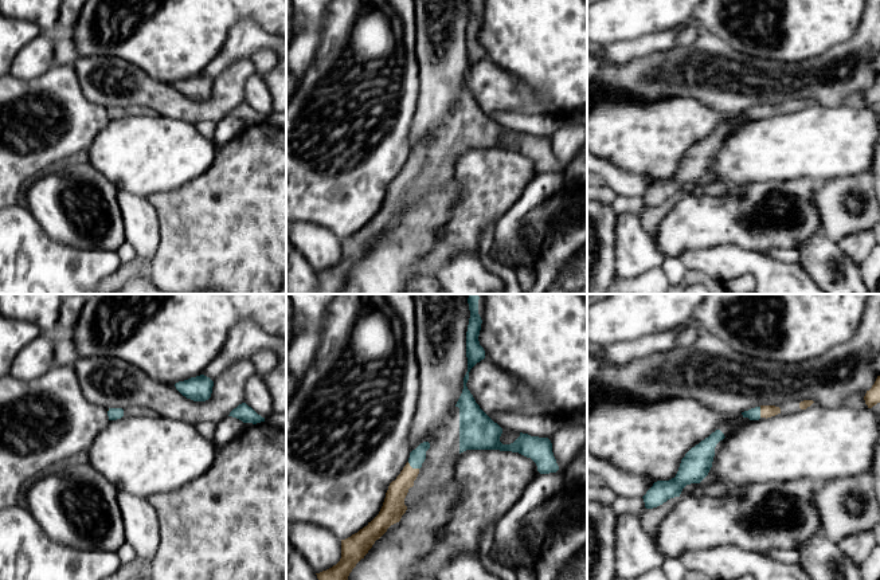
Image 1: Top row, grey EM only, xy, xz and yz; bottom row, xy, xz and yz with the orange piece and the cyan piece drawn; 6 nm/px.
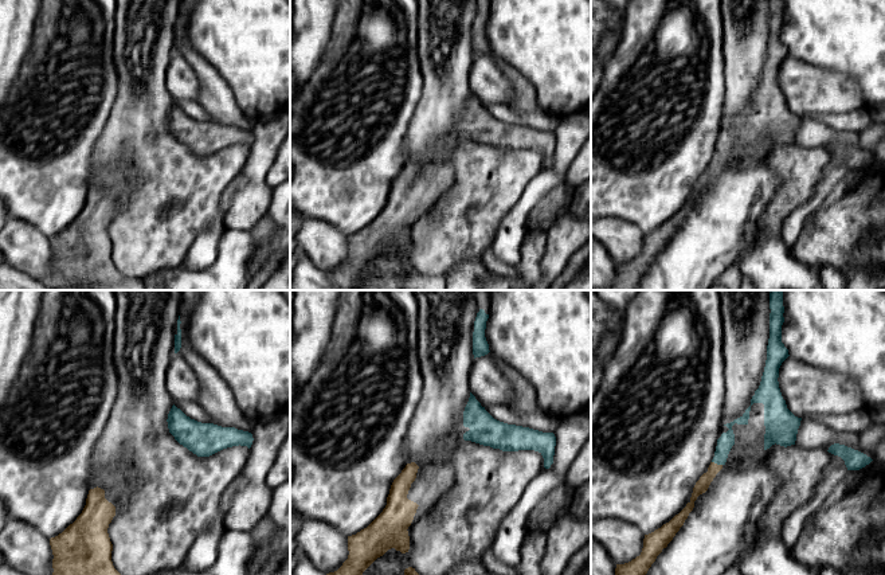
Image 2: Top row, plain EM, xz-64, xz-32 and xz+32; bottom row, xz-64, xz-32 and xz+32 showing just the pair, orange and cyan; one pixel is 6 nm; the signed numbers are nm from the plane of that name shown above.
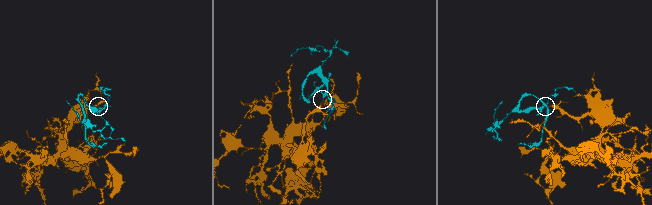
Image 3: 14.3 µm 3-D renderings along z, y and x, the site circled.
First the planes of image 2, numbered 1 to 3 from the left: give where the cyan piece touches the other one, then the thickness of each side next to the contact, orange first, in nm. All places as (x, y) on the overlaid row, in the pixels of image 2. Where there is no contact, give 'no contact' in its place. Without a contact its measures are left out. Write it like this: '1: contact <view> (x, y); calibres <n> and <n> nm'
1: no contact
2: no contact
3: contact xz+32 (716, 464); calibres 80 and 100 nm

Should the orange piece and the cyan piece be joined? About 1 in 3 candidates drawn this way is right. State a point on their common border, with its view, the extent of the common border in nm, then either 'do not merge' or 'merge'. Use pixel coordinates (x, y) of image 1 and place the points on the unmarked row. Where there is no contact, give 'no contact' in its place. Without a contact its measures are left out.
meets orange in xz at (411, 167); contact 80 nm long; merge

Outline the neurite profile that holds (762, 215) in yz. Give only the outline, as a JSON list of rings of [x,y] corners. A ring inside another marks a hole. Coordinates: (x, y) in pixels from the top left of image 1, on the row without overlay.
[[[798,179],[730,185],[721,197],[683,193],[654,232],[657,248],[665,258],[678,258],[688,250],[721,244],[756,252],[797,248],[814,235],[822,234],[822,222],[813,200],[817,185],[818,181],[813,179]]]

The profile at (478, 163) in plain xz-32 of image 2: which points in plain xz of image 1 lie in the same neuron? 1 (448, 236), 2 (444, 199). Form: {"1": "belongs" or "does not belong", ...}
{"1": "belongs", "2": "does not belong"}

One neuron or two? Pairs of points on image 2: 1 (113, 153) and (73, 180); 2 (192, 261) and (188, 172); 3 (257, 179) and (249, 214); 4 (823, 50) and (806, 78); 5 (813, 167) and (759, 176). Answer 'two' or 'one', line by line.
1: two
2: two
3: one
4: two
5: two

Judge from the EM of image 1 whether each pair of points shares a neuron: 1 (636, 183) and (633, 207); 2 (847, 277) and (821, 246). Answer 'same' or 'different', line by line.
1: different
2: same

